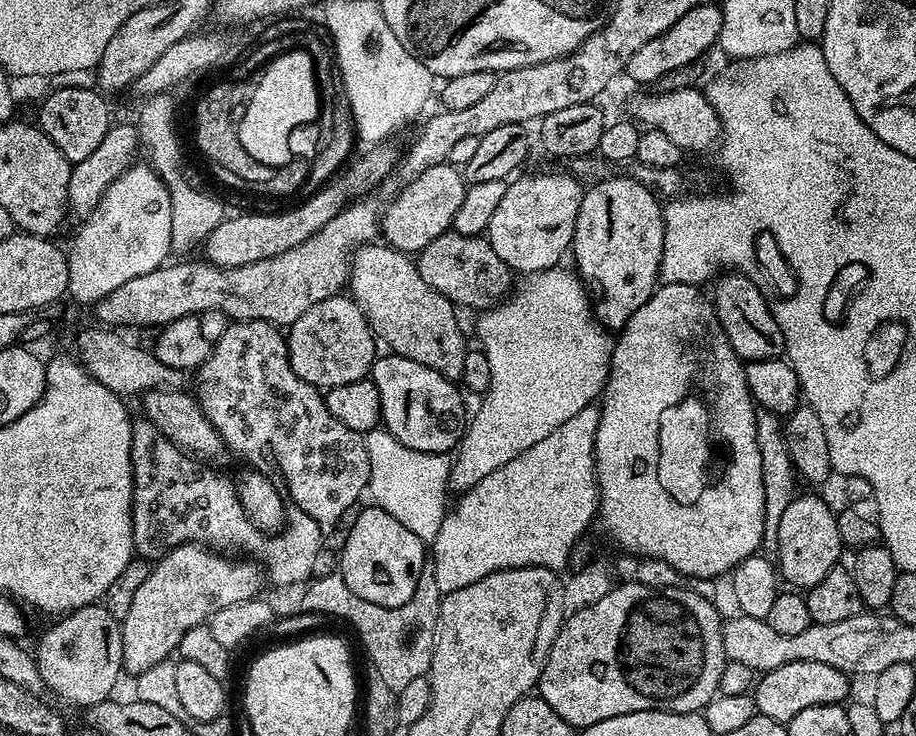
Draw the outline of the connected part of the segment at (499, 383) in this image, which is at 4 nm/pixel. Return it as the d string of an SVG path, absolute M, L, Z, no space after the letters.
M557 266L554 268L547 268L546 270L542 270L541 272L529 272L527 275L525 275L523 278L517 279L520 280L514 287L511 289L512 297L509 298L508 304L500 304L497 306L497 308L489 307L487 310L489 312L484 312L480 316L480 321L476 324L476 336L480 341L478 341L479 347L484 351L486 354L487 361L490 362L490 386L488 387L487 392L483 393L482 399L484 400L480 404L480 409L477 410L476 413L471 413L470 419L467 421L465 430L464 430L464 437L460 440L458 445L458 451L455 453L456 461L452 464L452 473L450 473L450 462L448 459L450 459L445 453L437 453L437 452L426 452L426 451L418 451L418 450L412 450L409 447L404 446L396 438L394 438L391 434L388 433L387 429L384 428L375 428L369 431L368 433L365 433L364 436L364 445L366 446L367 450L367 457L370 458L370 470L371 470L371 478L369 480L369 487L368 492L369 495L373 496L374 500L373 503L380 507L388 514L391 514L394 516L394 518L398 519L398 522L402 524L402 526L406 527L406 529L413 531L414 534L418 535L418 538L423 541L425 544L430 544L434 538L437 537L438 531L441 530L442 522L444 521L445 514L448 511L448 501L446 502L446 496L448 494L448 480L450 483L452 483L452 488L454 491L456 491L456 494L463 494L466 492L469 492L469 490L474 487L475 484L478 482L482 482L482 478L486 478L486 474L494 474L494 470L498 470L498 466L506 466L506 462L510 462L510 458L518 458L518 454L522 454L522 450L530 450L530 446L534 446L534 442L542 442L542 438L546 438L546 434L551 434L553 430L558 430L558 426L562 426L562 422L567 422L568 419L574 418L574 414L578 414L578 410L586 410L587 408L593 407L599 401L603 390L604 390L604 383L608 381L608 371L612 369L612 345L613 341L610 339L609 333L606 331L603 324L600 323L599 320L594 318L594 312L593 309L590 307L590 300L588 304L588 296L586 293L584 293L584 288L586 289L586 284L583 279L571 267L564 268L565 266Z

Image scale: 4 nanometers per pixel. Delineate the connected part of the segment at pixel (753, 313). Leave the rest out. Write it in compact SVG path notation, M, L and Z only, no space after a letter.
M724 274L715 281L715 284L717 283L716 296L714 295L716 317L720 320L720 325L730 342L730 346L736 351L741 361L774 360L783 357L785 355L784 335L778 326L773 309L770 304L764 301L764 296L760 293L759 288L748 279L750 278L744 274Z

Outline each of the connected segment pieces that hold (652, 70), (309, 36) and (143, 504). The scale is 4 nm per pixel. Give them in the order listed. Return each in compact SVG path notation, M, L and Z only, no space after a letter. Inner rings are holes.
M706 2L702 6L682 14L682 18L678 18L678 22L674 22L674 26L670 26L662 34L658 34L658 38L650 38L650 42L646 42L646 46L642 46L642 50L634 50L634 54L628 59L626 76L629 76L636 84L652 86L670 70L676 70L678 67L686 66L687 63L707 57L707 52L711 48L717 47L723 21L723 11L717 5L715 8L712 2Z
M304 32L300 36L299 44L303 51L310 54L312 64L316 67L316 86L320 90L320 115L318 117L320 149L317 150L312 164L307 165L308 176L302 181L302 192L305 197L319 192L349 163L350 157L353 155L352 143L355 145L358 140L352 122L350 102L344 89L344 80L340 76L340 66L336 63L333 49L326 43L325 37L321 36L315 36L312 32Z
M147 418L137 419L132 426L132 546L141 557L155 562L166 552L180 544L193 542L207 545L207 547L221 554L243 554L248 558L255 558L262 565L263 571L276 584L298 586L305 583L302 572L308 577L313 575L311 570L294 570L292 556L276 548L276 542L262 542L265 533L246 534L246 522L250 519L240 504L238 488L235 488L226 477L212 468L203 468L199 459L193 458L180 451L175 444L170 443L164 435L152 425Z

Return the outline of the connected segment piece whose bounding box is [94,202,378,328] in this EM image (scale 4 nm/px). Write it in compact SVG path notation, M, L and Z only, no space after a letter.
M352 202L341 212L318 230L306 242L294 246L277 256L260 260L257 264L247 264L237 268L218 268L215 264L201 262L201 264L172 264L150 270L150 274L142 274L138 278L130 278L130 282L122 282L118 290L106 294L97 300L94 311L101 325L118 326L116 324L133 324L140 328L143 324L163 326L174 322L178 318L189 314L199 314L206 310L220 310L229 321L237 320L265 320L268 324L290 326L306 310L310 310L318 302L337 295L347 283L350 275L350 261L352 253L361 245L369 243L378 232L378 212L375 212L368 202Z

